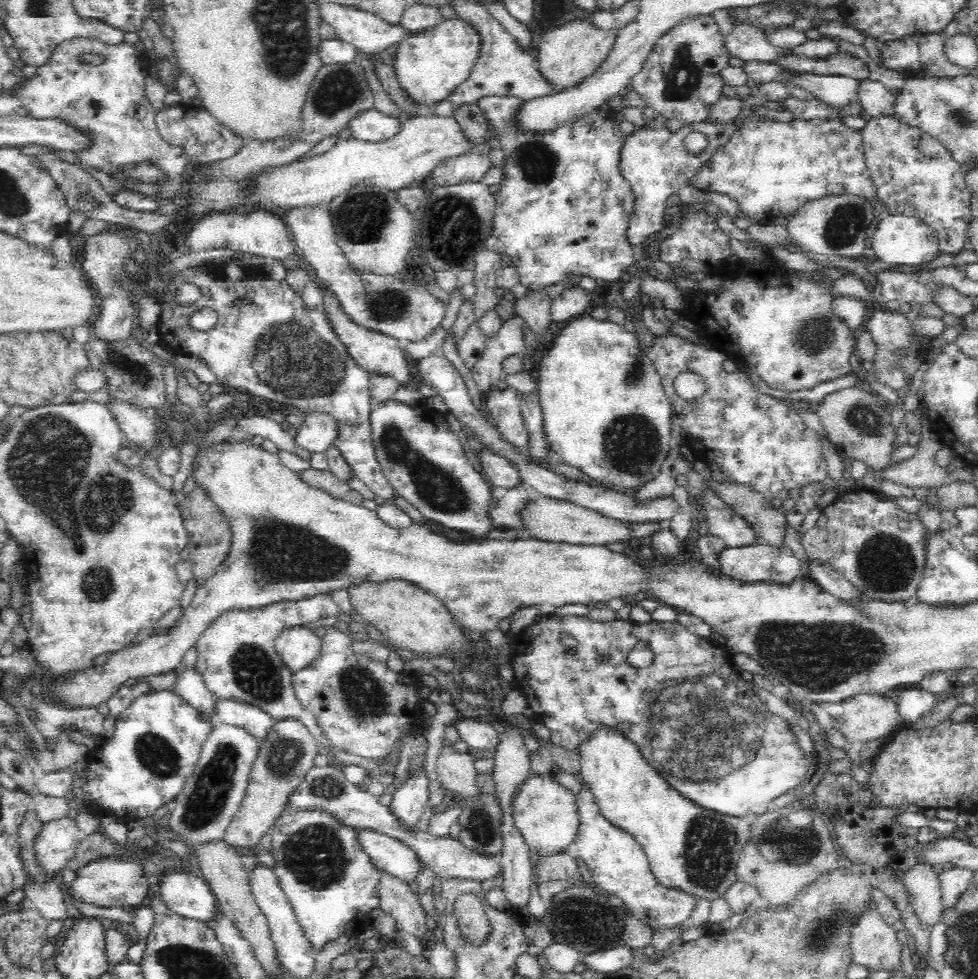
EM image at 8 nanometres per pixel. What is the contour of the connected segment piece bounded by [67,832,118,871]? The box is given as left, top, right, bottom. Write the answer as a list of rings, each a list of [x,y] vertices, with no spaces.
[[[94,832],[94,834],[79,841],[76,852],[68,862],[67,867],[78,871],[89,861],[117,853],[113,841],[105,833]]]

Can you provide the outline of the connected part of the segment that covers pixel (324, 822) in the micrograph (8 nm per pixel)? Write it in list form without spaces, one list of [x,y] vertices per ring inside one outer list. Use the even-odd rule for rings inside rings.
[[[327,809],[285,810],[271,828],[271,854],[275,860],[273,871],[287,896],[305,938],[320,951],[328,942],[340,936],[355,937],[358,924],[366,913],[380,907],[380,878],[382,870],[376,867],[372,856],[364,851],[360,829],[344,823]]]

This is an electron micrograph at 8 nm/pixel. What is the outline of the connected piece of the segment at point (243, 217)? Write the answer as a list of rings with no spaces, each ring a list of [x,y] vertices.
[[[258,208],[248,214],[235,214],[228,211],[213,212],[198,216],[192,231],[188,235],[190,252],[202,252],[209,249],[228,248],[234,251],[249,252],[264,256],[267,259],[285,259],[296,257],[296,248],[293,245],[287,222],[281,214]]]

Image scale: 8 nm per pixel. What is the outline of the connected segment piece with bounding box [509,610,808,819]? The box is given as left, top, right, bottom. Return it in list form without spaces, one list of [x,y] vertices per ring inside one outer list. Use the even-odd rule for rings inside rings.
[[[547,610],[532,626],[513,638],[509,657],[515,678],[513,683],[524,693],[528,707],[537,714],[536,719],[550,729],[552,744],[576,752],[577,742],[597,725],[618,726],[640,745],[646,761],[653,764],[660,776],[664,776],[684,796],[722,814],[744,816],[745,819],[753,819],[770,810],[776,798],[791,792],[806,776],[807,757],[800,749],[792,722],[781,722],[780,714],[768,710],[752,682],[743,680],[734,669],[733,653],[727,646],[718,646],[710,637],[690,633],[678,621],[653,620],[648,624],[637,624],[614,619],[601,623],[594,622],[588,615],[566,616],[560,621]],[[561,632],[578,641],[576,657],[564,655],[560,647]],[[642,640],[651,643],[655,653],[654,665],[644,669],[632,668],[625,659],[634,644]],[[602,654],[610,655],[610,660],[604,664],[596,660]],[[700,784],[712,784],[712,788],[706,790]]]

